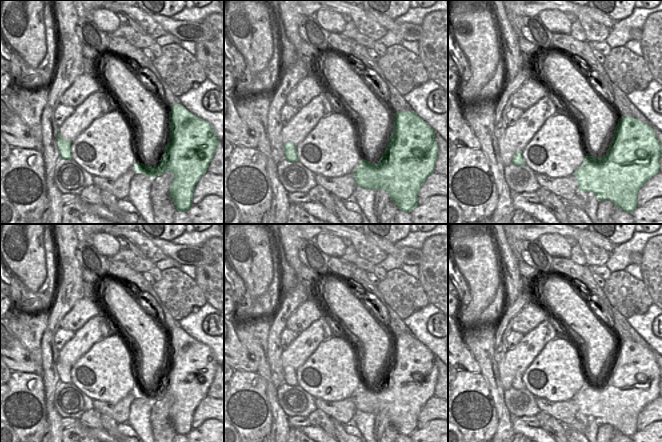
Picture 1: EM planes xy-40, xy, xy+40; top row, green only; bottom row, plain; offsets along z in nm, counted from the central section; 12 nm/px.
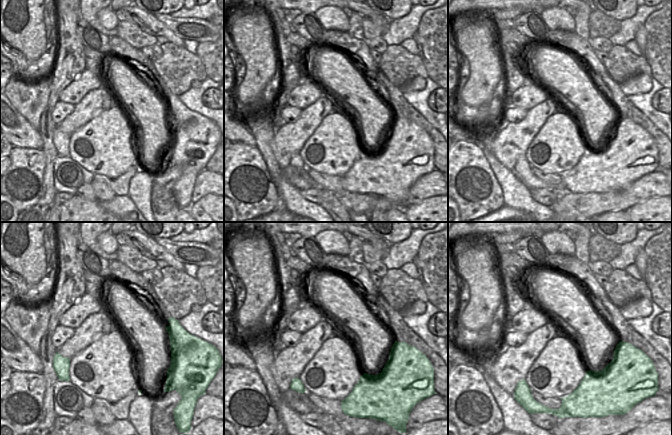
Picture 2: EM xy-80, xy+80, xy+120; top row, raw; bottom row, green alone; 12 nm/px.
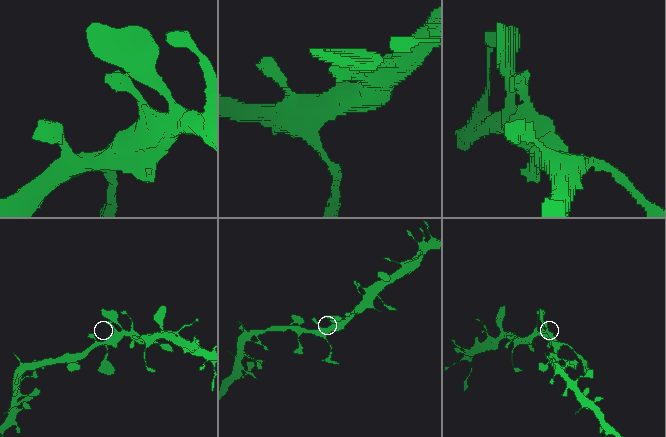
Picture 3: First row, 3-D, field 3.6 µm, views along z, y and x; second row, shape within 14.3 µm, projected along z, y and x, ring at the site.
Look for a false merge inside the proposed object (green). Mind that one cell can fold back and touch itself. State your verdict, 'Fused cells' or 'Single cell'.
Single cell

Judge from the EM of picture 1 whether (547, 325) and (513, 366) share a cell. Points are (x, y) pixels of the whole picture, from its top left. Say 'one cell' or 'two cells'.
one cell

